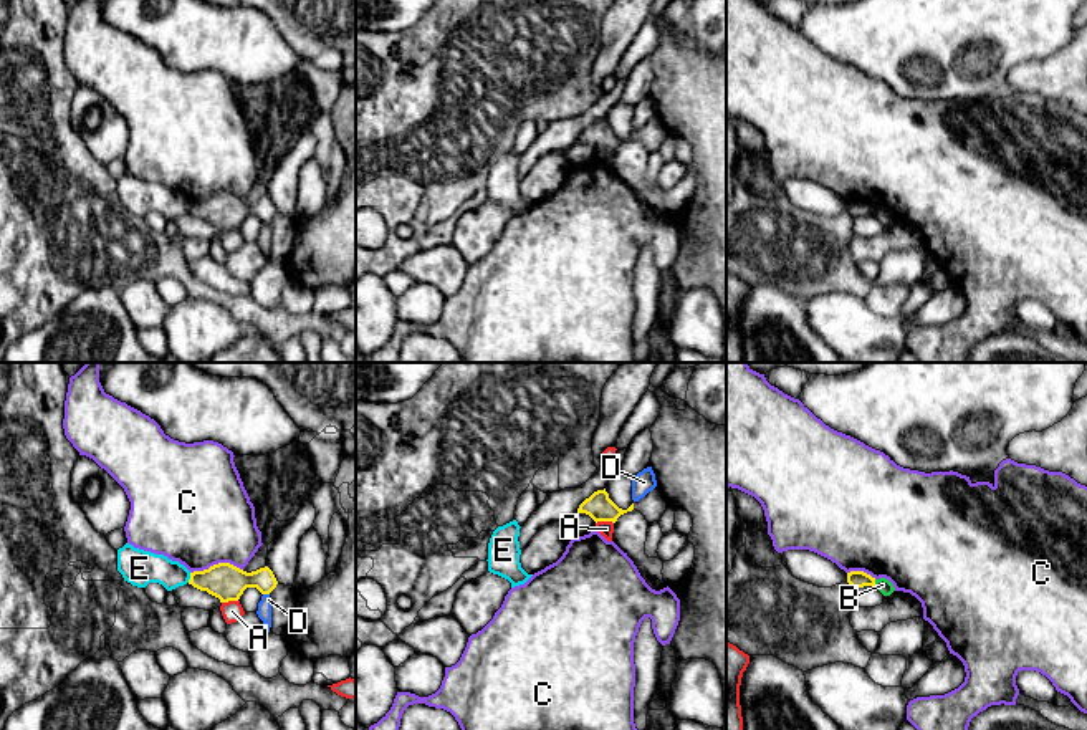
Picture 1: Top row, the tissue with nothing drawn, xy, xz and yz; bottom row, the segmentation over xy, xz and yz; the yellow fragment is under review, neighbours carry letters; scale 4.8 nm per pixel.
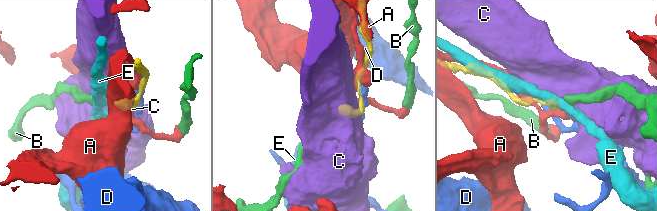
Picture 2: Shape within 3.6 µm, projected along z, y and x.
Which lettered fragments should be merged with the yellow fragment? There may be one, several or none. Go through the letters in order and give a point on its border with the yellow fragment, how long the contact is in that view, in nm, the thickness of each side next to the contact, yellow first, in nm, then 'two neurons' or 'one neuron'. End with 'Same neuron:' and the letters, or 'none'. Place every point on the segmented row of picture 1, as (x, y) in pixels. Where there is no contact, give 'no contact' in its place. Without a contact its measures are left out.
A: meets yellow in xz at (604, 520); contact 90 nm long; 140 nm thick on the yellow side, 80 nm on the other; two neurons
B: meets yellow in yz at (874, 583); contact 30 nm long; 80 nm thick on the yellow side, 70 nm on the other; two neurons
C: meets yellow in xy at (215, 565); contact 260 nm long; 180 nm thick on the yellow side, 480 nm on the other; two neurons
D: meets yellow in xy at (267, 593); contact 30 nm long; 180 nm thick on the yellow side, 70 nm on the other; two neurons
E: meets yellow in xy at (191, 578); contact 50 nm long; 180 nm thick on the yellow side, 160 nm on the other; two neurons
Same neuron: none

